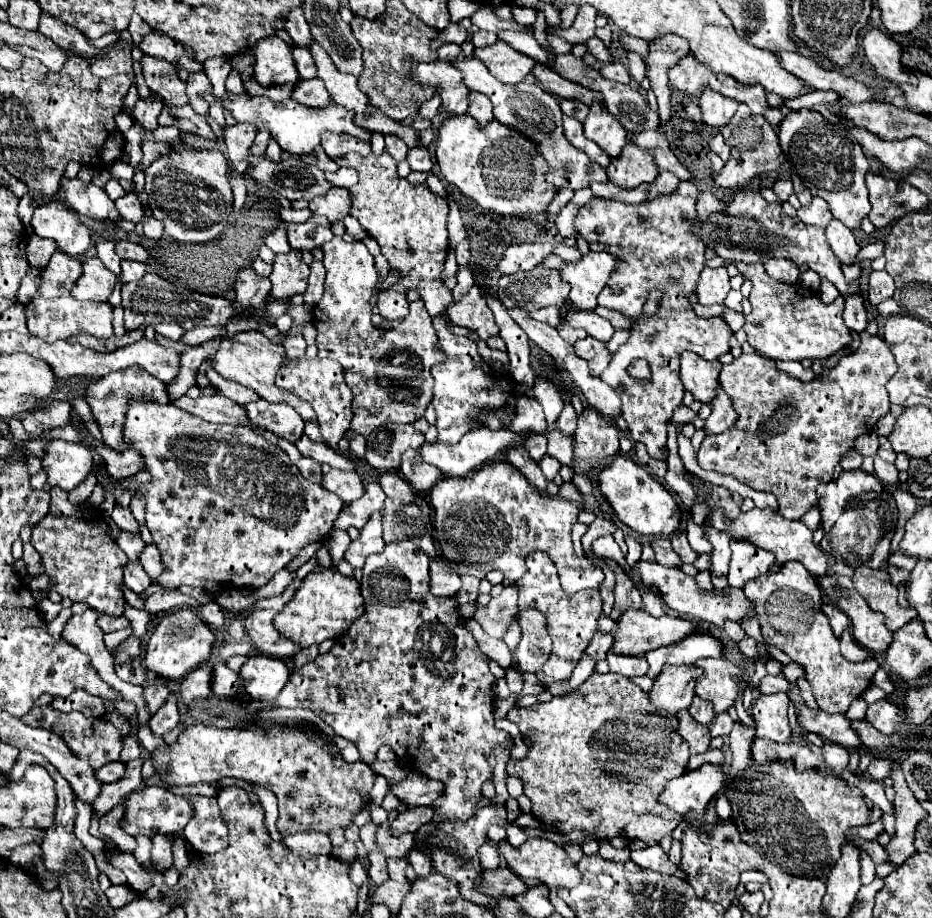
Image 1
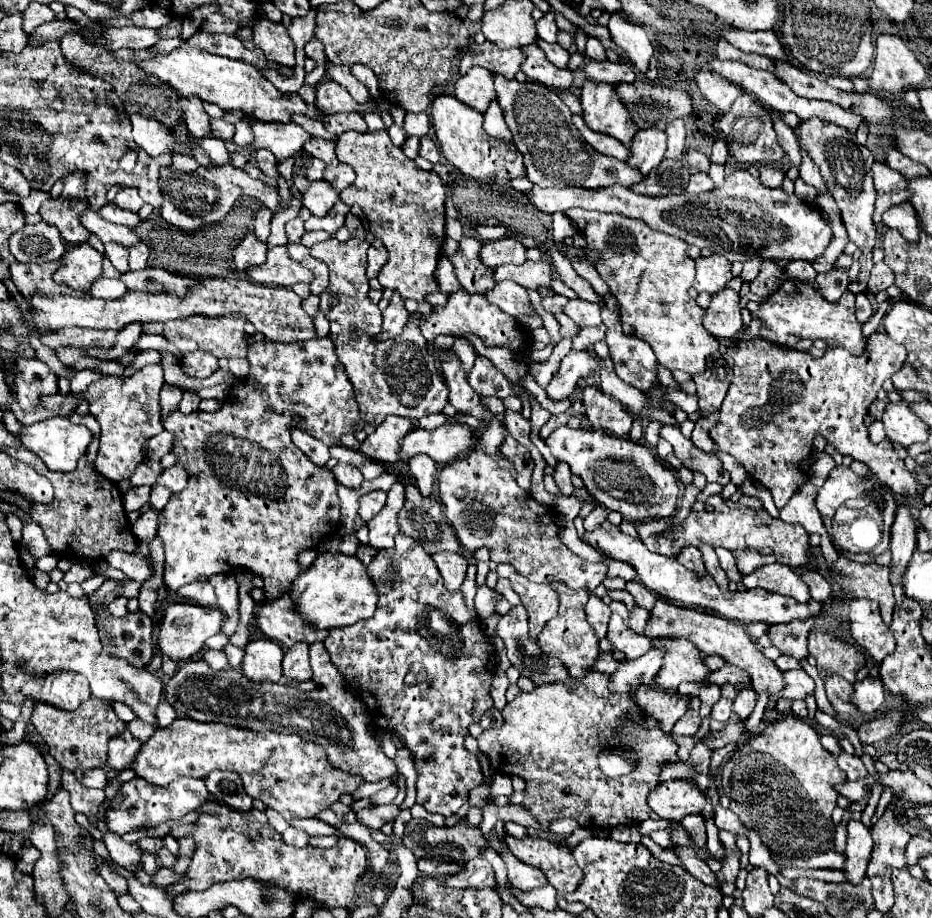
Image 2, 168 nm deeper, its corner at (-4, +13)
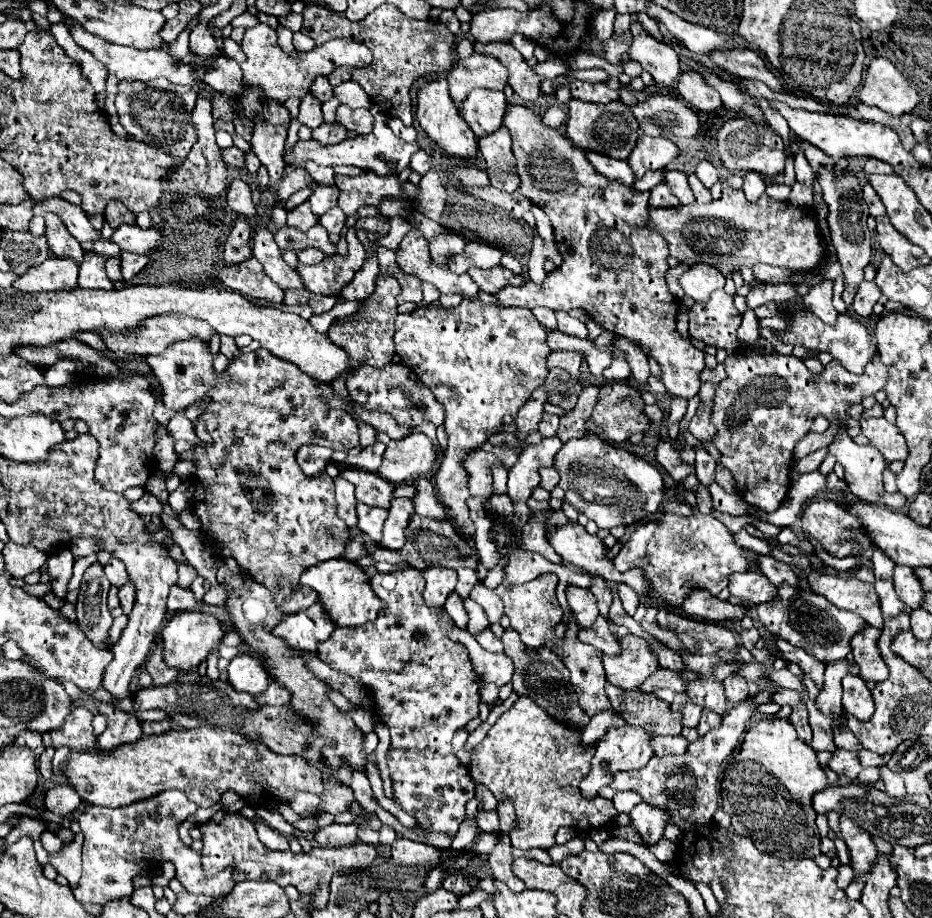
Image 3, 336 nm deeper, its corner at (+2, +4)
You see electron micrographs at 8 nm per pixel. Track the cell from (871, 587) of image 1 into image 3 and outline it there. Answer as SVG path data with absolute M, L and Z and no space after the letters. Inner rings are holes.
M813 572L815 582L811 586L813 592L823 594L831 604L841 610L851 610L859 614L869 626L883 628L883 618L879 610L879 598L873 584L861 580L843 580L839 576L827 576Z

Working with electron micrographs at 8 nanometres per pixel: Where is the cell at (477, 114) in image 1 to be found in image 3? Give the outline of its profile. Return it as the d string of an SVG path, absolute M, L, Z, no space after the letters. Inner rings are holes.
M501 126L501 130L489 134L487 138L479 138L479 152L485 160L485 170L493 188L503 192L519 190L517 164L511 150L511 134Z

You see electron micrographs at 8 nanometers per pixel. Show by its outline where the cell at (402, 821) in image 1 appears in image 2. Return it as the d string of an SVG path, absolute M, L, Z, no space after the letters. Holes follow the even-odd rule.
M375 805L375 807L369 807L369 809L361 809L357 811L357 819L359 823L371 827L371 829L381 829L385 823L391 823L399 817L401 813L401 807L397 805Z

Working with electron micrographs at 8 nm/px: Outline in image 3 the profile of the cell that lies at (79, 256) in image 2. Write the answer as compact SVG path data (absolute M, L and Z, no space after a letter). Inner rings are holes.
M47 258L41 266L33 266L29 272L13 282L13 288L21 292L51 292L77 288L79 266L69 258Z

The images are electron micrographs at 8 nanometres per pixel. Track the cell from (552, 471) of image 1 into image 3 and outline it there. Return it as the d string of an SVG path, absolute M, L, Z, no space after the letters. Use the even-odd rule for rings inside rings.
M595 434L569 440L557 452L555 468L561 476L559 486L565 490L565 500L599 528L611 530L619 524L631 526L641 516L655 514L665 498L663 478L657 468L621 446L605 444Z

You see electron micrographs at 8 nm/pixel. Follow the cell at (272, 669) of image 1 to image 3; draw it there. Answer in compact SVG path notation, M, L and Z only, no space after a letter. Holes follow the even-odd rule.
M249 654L235 656L227 666L227 674L229 684L235 690L247 692L251 696L265 692L269 686L269 674L265 672L265 662L259 656Z

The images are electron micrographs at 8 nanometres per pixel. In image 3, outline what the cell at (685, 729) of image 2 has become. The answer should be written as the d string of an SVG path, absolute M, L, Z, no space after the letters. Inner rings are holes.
M607 684L607 696L613 704L613 710L633 726L641 726L651 734L679 736L681 734L681 714L671 712L665 700L659 700L655 694L627 692L617 686Z

